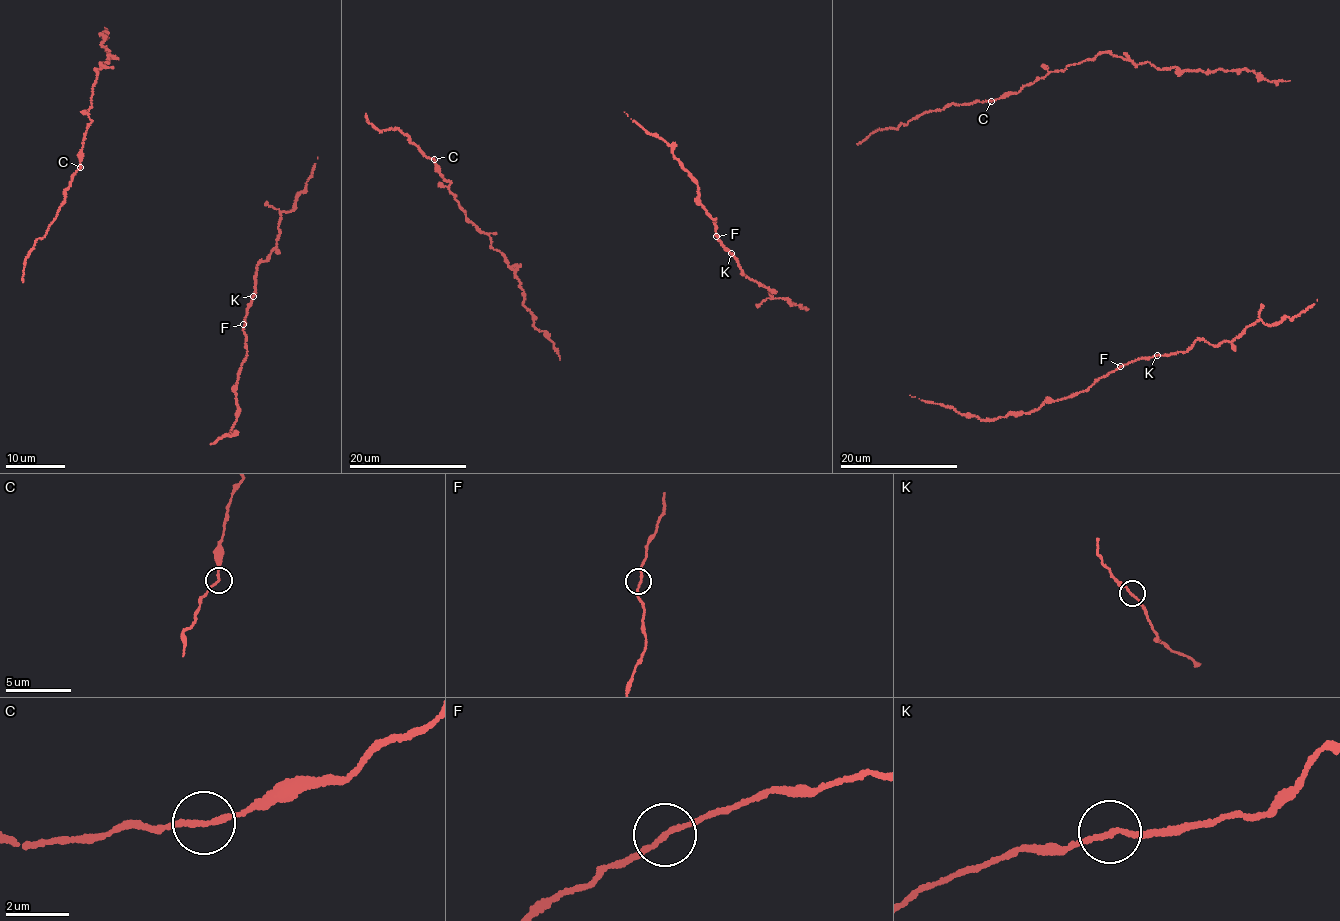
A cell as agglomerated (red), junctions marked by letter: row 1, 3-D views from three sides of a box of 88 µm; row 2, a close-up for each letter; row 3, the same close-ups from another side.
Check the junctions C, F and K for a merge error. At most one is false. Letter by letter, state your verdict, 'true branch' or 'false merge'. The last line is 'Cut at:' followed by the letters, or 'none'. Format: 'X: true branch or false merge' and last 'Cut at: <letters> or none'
C: true branch
F: true branch
K: true branch
Cut at: none

